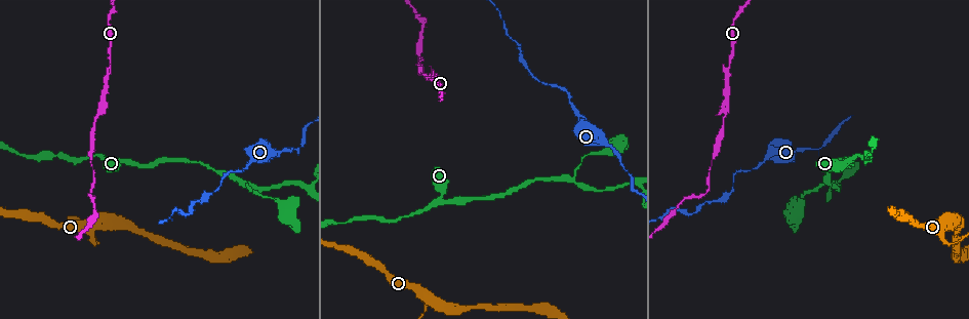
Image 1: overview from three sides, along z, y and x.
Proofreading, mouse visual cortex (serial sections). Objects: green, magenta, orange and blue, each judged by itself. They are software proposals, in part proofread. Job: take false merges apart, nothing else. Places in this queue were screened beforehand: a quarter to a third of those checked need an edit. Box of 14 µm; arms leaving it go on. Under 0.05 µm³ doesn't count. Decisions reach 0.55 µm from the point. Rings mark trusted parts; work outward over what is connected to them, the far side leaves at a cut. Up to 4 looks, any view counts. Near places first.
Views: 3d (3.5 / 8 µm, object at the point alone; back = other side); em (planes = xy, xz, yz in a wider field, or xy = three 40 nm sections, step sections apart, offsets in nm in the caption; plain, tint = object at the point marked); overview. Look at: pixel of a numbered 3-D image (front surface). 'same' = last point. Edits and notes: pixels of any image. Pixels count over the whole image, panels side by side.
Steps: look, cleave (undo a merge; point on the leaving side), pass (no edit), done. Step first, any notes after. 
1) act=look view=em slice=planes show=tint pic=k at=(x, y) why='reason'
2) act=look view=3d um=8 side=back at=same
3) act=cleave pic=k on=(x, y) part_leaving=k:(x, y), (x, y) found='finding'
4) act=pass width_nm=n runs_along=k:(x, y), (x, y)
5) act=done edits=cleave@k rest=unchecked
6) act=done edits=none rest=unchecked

act=look view=3d um=3.5 pic=1 at=(942, 239) why='sudden change in width'

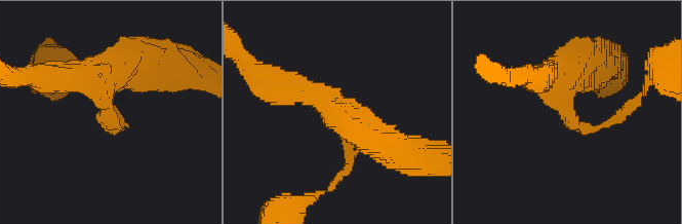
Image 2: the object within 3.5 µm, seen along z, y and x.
act=look view=em slice=xy step=3 show=tint pic=2 at=(107, 113) arm_widths_nm=150,400

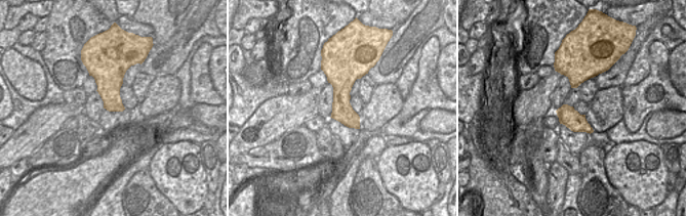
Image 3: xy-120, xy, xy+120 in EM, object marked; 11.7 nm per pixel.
act=pass runs_along=2:(308, 91), (336, 109), (346, 170) found='all the same cell'

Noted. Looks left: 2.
act=look view=3d um=3.5 pic=1 at=(439, 201) why='sharp bend'

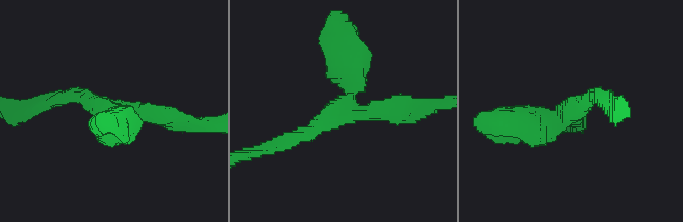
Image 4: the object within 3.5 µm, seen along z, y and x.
act=look view=em slice=xy step=3 show=tint pic=4 at=(568, 112) why='shape alone is not enough'

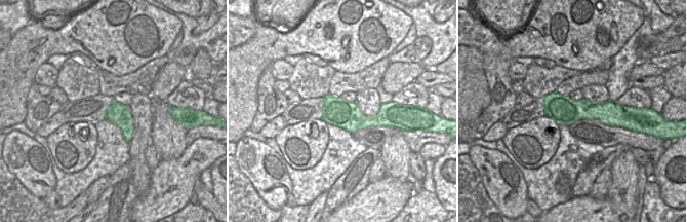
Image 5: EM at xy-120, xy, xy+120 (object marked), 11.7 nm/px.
act=pass arm_widths_nm=200,300,450 found='all the same cell'

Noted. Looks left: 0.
act=done edits=none rest=unchecked

